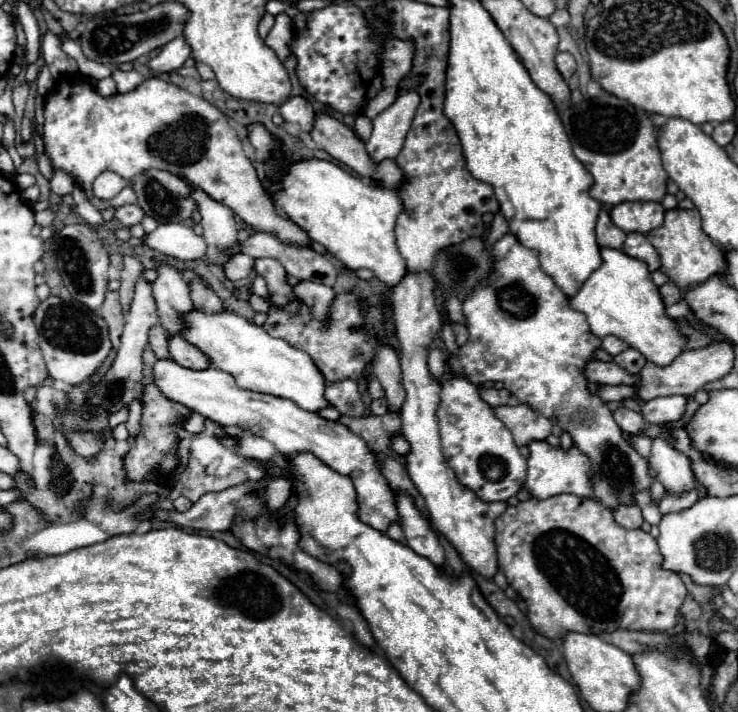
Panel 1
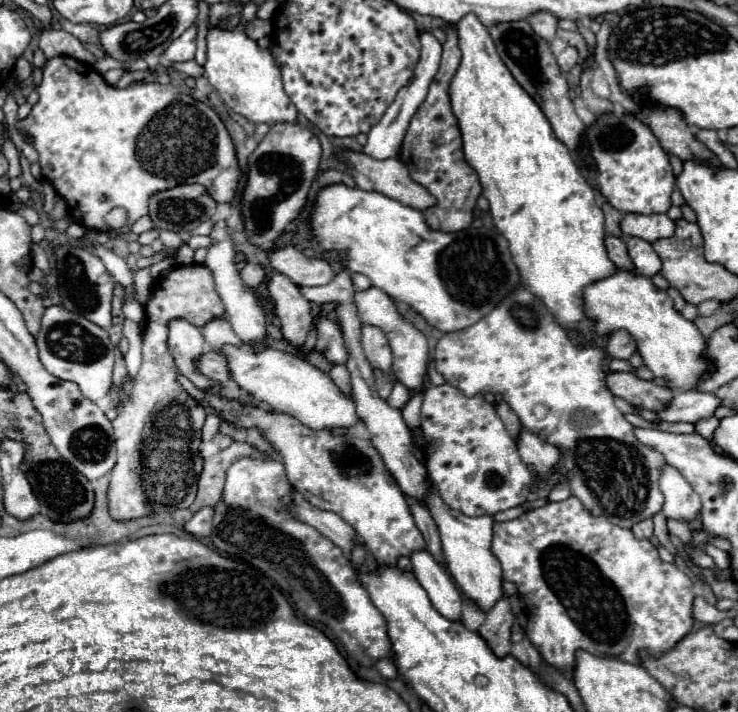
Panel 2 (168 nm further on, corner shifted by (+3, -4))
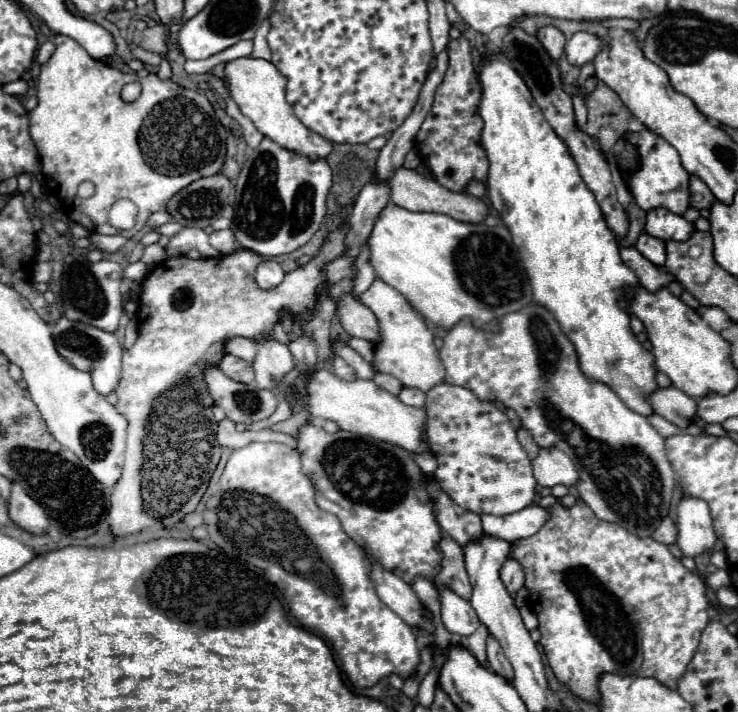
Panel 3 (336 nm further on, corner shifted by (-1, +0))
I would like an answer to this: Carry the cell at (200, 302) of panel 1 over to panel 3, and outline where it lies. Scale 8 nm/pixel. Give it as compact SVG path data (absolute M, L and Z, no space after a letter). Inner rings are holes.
M246 337L228 339L228 341L224 343L224 349L226 349L226 353L230 353L230 355L234 355L234 357L240 357L240 359L244 359L244 361L252 361L254 355L256 355L256 351L258 351L256 343L254 343L252 339L246 339Z

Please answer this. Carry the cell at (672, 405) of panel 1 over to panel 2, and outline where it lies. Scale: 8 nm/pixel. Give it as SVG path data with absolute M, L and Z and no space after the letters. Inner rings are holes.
M680 391L676 393L676 397L672 399L672 403L668 405L668 409L664 409L662 413L658 413L658 417L662 421L702 421L702 419L710 419L714 417L714 411L722 405L722 399L716 397L714 393L702 393L702 391Z

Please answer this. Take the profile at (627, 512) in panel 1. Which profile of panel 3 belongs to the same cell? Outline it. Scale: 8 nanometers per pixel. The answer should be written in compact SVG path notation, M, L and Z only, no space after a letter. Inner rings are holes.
M666 517L666 519L658 525L658 529L652 533L652 539L654 539L654 541L660 541L660 543L664 543L664 545L670 545L670 543L676 541L676 535L678 535L676 525L672 523L670 517Z

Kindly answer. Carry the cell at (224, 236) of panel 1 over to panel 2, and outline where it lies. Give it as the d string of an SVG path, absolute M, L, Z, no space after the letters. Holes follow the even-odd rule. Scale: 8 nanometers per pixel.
M216 221L210 237L214 237L216 243L208 249L206 265L214 273L216 291L218 291L218 295L220 295L224 307L226 307L226 317L228 317L234 333L246 345L250 345L254 351L264 351L268 347L268 343L266 343L266 317L264 317L264 311L260 309L256 297L244 287L244 283L242 283L240 275L238 275L238 269L236 269L236 263L234 263L236 251L234 251L234 245L232 245L232 237L226 233L226 223L224 221Z

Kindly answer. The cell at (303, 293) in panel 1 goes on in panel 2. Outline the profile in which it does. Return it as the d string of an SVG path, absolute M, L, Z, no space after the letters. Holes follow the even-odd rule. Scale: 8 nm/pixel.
M320 317L316 351L322 353L326 357L326 361L330 361L330 363L346 363L348 361L348 351L346 351L338 323L328 321L326 317Z

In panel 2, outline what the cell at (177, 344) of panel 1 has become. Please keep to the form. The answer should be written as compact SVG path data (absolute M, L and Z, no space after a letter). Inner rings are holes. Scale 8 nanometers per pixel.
M204 353L198 361L198 371L216 383L228 383L232 379L228 361L222 353Z

